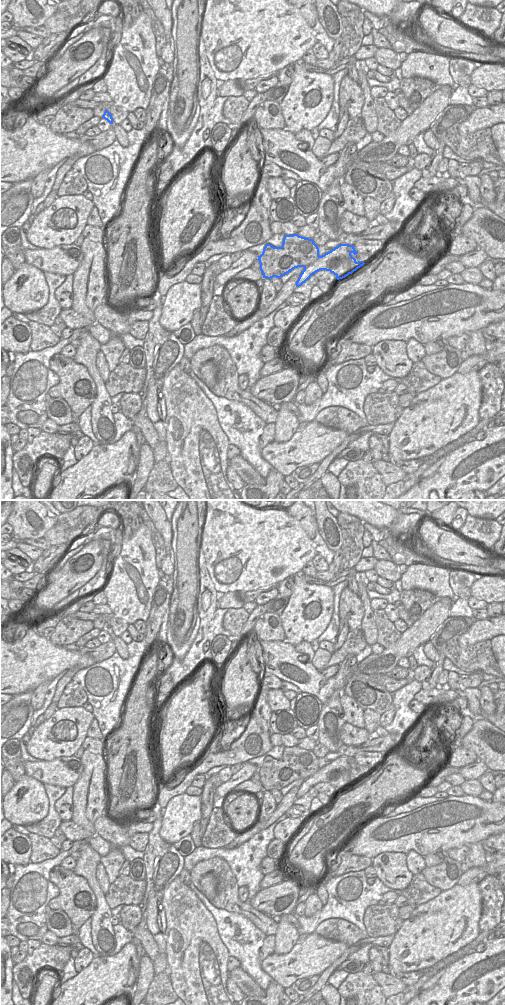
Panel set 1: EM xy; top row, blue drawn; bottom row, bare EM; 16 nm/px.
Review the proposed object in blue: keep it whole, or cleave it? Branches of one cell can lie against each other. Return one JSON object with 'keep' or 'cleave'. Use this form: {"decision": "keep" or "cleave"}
{"decision": "cleave"}

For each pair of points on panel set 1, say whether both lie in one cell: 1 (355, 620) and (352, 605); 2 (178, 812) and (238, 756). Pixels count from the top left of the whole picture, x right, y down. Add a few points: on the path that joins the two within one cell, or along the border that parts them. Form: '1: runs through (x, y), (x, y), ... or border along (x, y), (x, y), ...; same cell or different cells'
1: runs through (354, 616), (352, 609); same cell
2: border along (184, 792), (174, 795), (165, 807); different cells

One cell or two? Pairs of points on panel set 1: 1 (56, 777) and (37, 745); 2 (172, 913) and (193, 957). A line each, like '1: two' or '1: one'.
1: two
2: one

